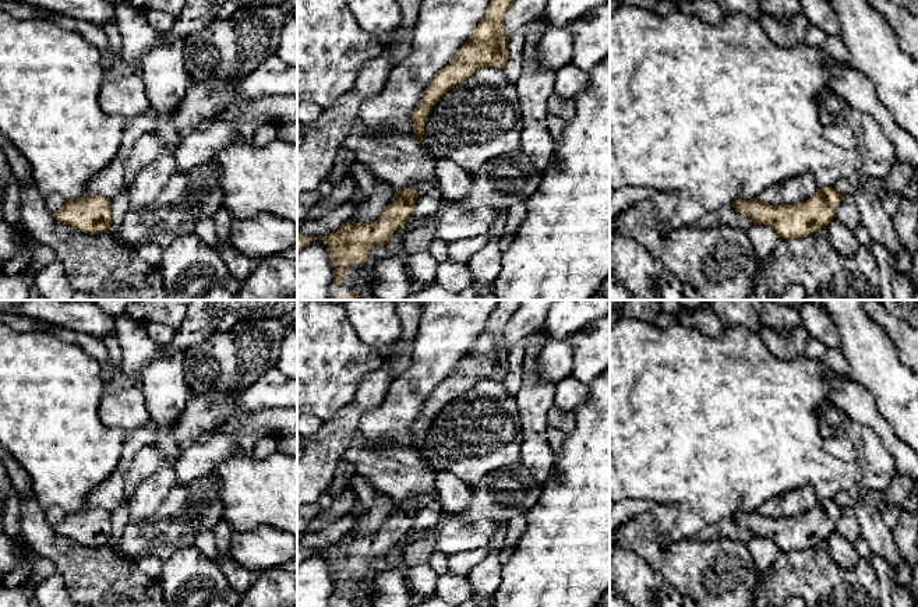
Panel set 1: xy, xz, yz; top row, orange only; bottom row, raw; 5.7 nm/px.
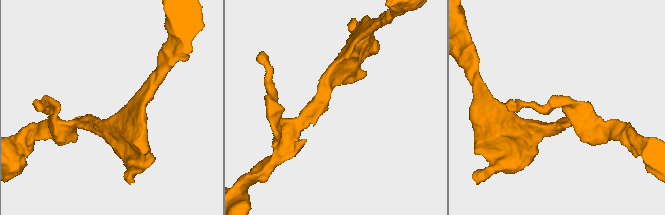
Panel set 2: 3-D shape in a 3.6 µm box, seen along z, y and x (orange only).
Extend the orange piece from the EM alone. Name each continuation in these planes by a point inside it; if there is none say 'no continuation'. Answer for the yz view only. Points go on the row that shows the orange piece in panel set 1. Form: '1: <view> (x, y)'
no continuation

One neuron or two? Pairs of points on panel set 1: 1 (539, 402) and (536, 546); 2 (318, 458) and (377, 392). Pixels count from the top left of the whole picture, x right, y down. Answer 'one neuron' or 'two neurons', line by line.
1: two neurons
2: one neuron

